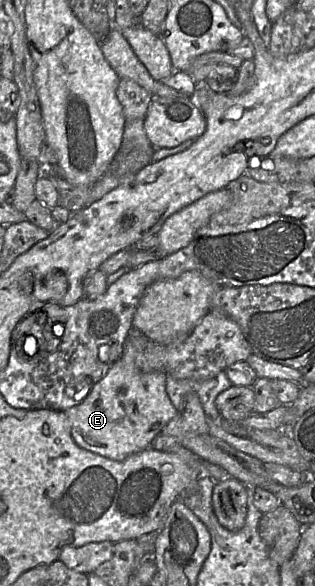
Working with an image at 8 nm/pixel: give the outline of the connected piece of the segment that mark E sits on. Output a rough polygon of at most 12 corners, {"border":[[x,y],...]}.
{"border":[[132,350],[65,410],[75,443],[122,461],[178,410]]}

